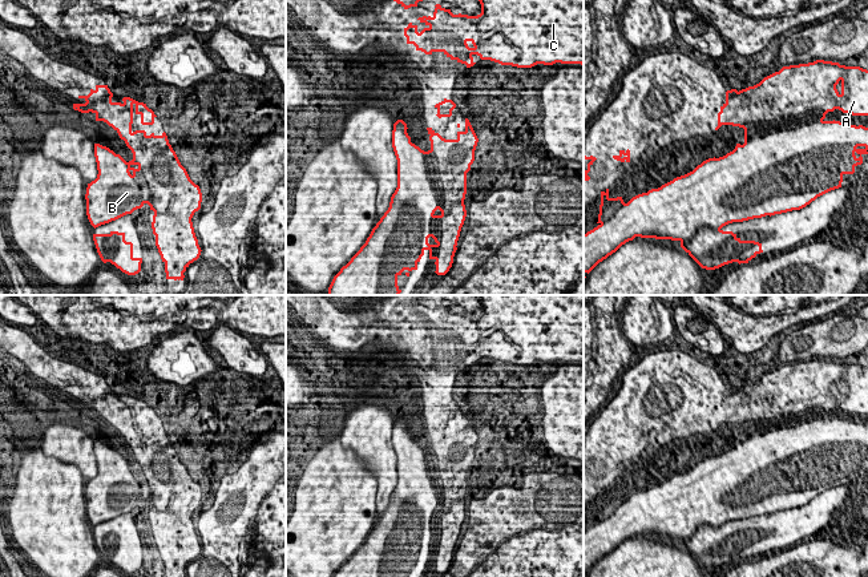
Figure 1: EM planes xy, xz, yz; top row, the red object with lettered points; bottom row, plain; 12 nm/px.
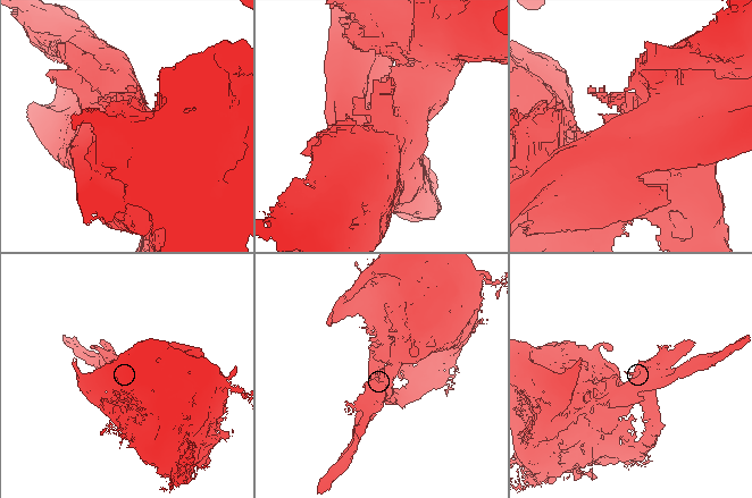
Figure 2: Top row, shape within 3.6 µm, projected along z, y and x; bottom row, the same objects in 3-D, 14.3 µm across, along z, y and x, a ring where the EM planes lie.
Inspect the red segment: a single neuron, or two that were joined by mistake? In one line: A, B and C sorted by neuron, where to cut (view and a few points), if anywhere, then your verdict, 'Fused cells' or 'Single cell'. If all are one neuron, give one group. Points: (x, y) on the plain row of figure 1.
Groups: A C / B. Split along yz (822, 418), (754, 435), (743, 469), (737, 473). Fused cells

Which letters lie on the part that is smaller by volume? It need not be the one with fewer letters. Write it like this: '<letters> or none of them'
B

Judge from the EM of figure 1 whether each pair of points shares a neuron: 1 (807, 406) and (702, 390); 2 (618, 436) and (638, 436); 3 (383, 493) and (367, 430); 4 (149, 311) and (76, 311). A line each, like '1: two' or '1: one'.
1: one
2: one
3: one
4: one

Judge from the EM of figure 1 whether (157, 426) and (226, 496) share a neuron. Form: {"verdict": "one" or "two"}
{"verdict": "two"}

